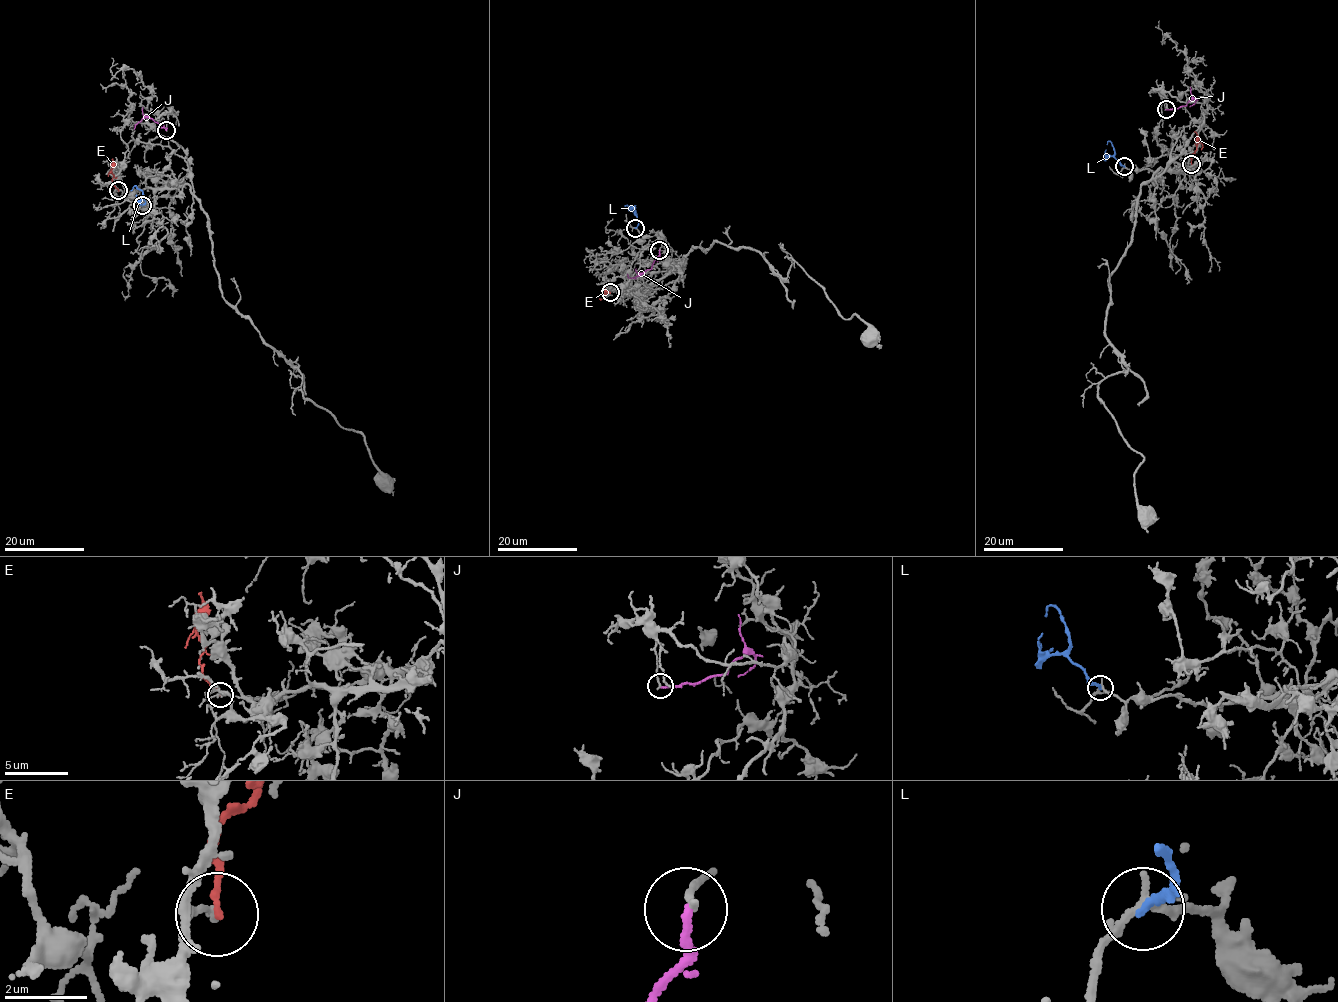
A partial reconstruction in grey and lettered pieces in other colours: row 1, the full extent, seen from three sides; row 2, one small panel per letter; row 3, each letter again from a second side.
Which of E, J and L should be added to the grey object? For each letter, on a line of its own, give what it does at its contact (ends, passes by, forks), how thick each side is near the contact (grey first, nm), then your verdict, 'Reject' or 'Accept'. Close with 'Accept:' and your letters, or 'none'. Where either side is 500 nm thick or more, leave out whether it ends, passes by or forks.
E: It ends there. Thickness 180 nm (grey) against 150 nm. Reject
J: It ends there. Thickness 150 nm (grey) against 190 nm. Reject
L: It ends there. Thickness 150 nm (grey) against 180 nm. Reject
Accept: none

